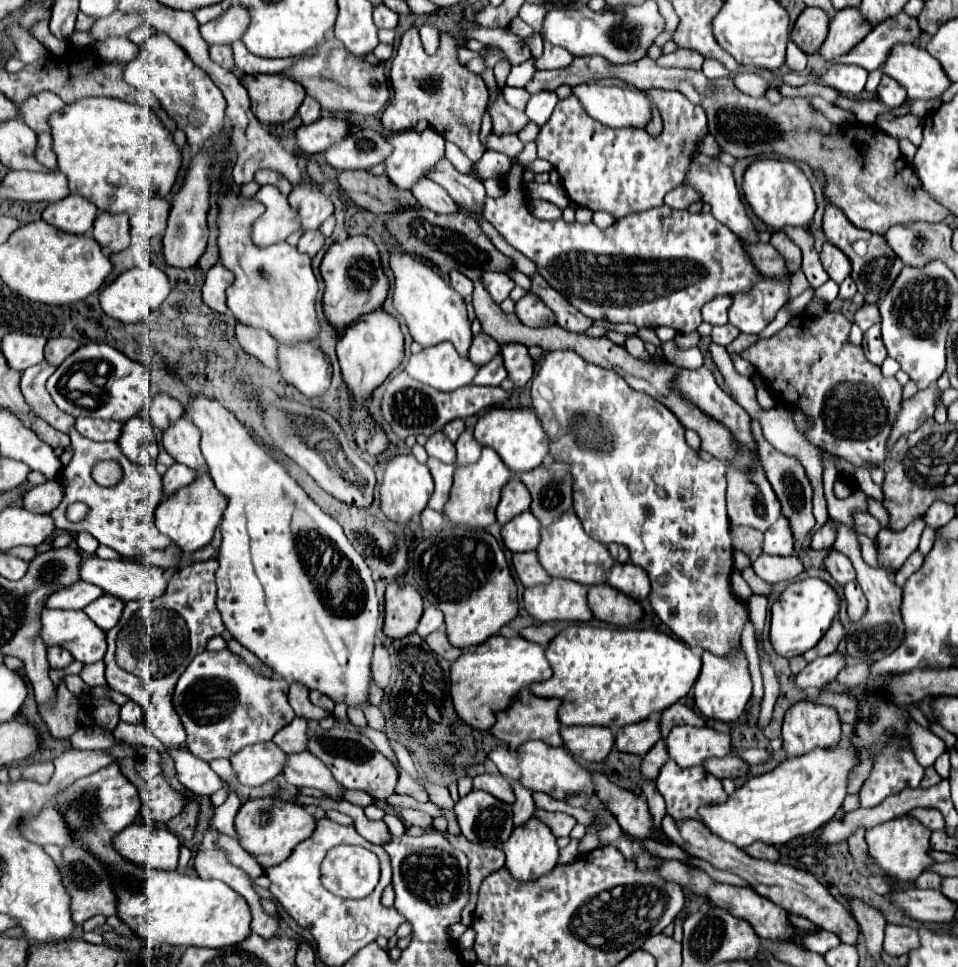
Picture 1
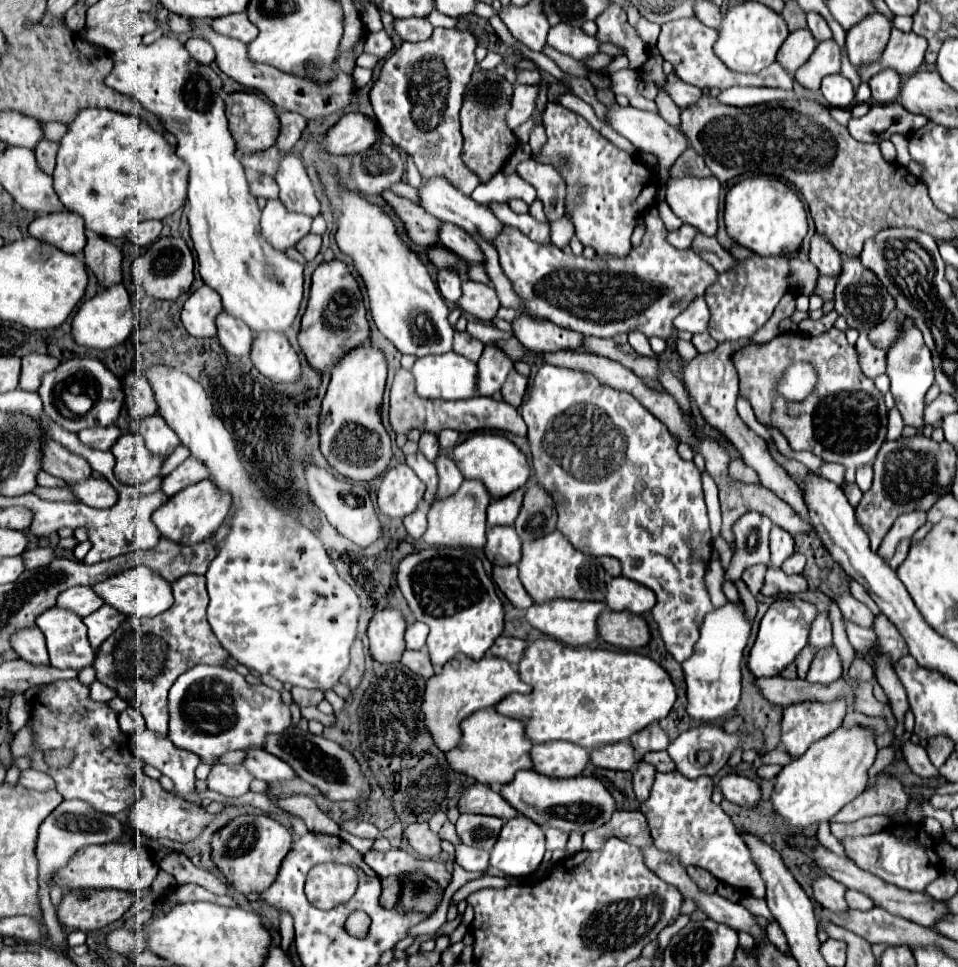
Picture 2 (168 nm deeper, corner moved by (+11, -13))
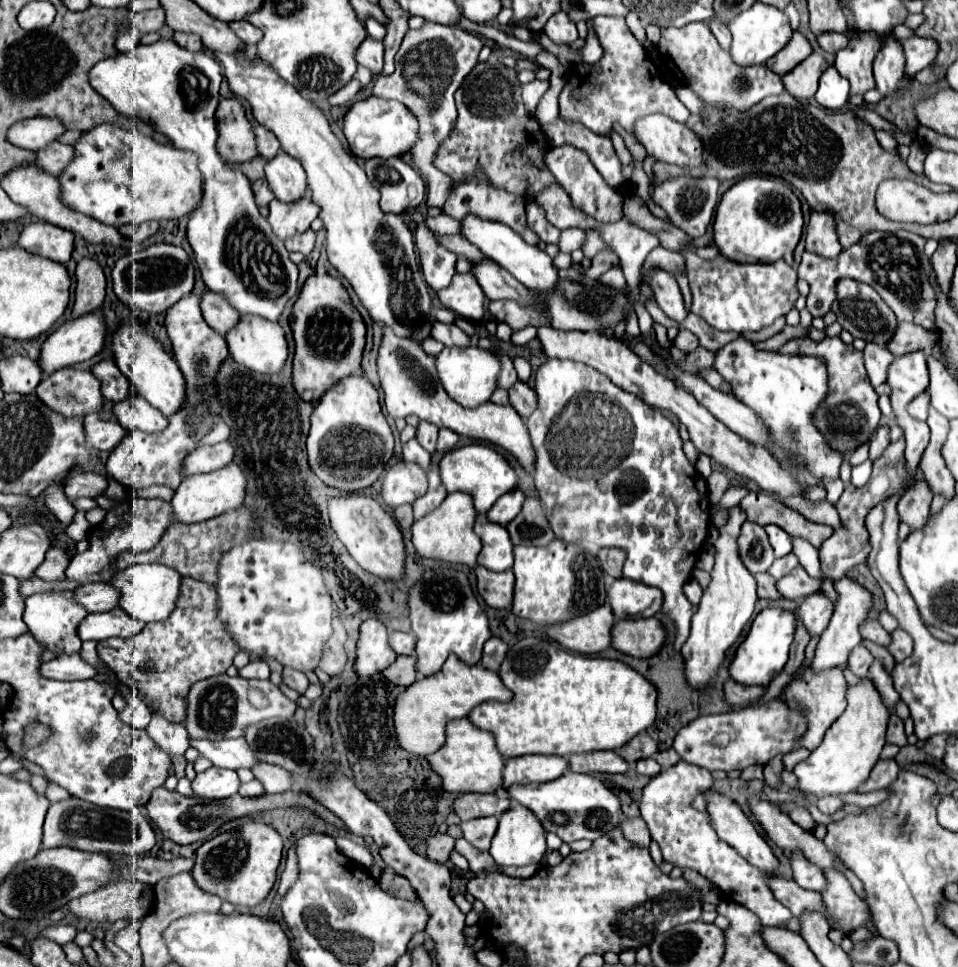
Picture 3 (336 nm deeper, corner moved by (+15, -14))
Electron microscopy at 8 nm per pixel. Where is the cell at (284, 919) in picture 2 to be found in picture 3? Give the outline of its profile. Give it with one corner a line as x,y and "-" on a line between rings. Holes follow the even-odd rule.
292,845
290,847
290,851
288,851
288,857
286,857
286,869
284,869
284,873
282,873
282,877
280,877
280,887
278,887
278,895
286,895
288,893
288,889
298,881
298,873
300,873
300,869
298,869
298,855
296,855
296,845

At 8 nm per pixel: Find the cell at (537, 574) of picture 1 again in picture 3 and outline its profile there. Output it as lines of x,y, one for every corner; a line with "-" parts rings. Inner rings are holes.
478,565
476,579
478,579
478,593
490,607
510,609
514,601
514,573
510,569
504,573
494,573

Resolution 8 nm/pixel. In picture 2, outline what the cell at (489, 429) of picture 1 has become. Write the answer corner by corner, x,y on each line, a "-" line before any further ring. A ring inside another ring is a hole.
480,432
480,434
470,436
466,442
458,444
452,450
452,460
464,478
468,478
468,480
478,478
486,486
486,490
492,498
504,498
510,492
522,488
530,476
530,466
526,462
526,456
502,434

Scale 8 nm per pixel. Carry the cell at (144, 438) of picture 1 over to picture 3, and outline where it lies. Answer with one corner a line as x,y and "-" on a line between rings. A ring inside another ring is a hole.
186,295
186,299
180,299
176,305
172,305
166,315
166,329
172,341
174,357
180,365
180,371
186,377
188,397
186,397
184,409
168,419
170,423
162,433
148,435
136,429
128,431
122,443
110,453
106,463
108,475
130,489
142,489
154,483
176,489
182,481
182,475
180,475
182,459
210,431
222,405
214,391
214,373
220,367
220,361
224,359
224,355
228,355
228,345
220,335
216,335
216,331
212,331
204,323
202,311
200,311
200,297

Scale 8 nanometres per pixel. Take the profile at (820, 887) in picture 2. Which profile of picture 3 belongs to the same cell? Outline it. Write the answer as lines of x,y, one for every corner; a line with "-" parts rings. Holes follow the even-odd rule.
794,853
790,857
790,863
792,863
792,871
794,871
794,881
800,887
804,887
808,891
818,891
818,893
824,891
824,887
828,883
824,879
824,873
816,865
808,863
800,853

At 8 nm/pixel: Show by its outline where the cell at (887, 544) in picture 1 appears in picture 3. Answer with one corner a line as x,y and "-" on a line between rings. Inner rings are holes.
918,481
904,497
898,501
898,515
902,523
908,523
912,531
918,531
924,527
924,523
930,517
930,503
932,503
932,493
926,485
926,481

